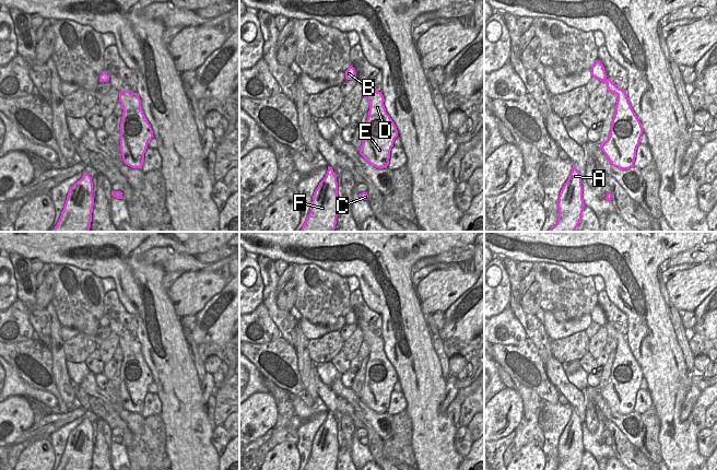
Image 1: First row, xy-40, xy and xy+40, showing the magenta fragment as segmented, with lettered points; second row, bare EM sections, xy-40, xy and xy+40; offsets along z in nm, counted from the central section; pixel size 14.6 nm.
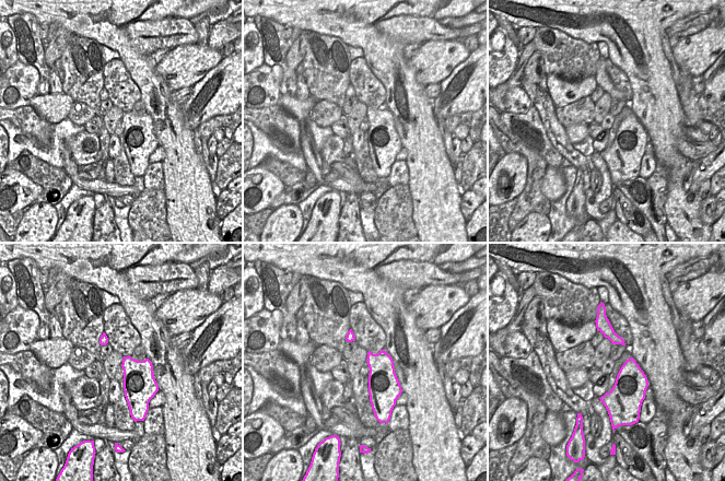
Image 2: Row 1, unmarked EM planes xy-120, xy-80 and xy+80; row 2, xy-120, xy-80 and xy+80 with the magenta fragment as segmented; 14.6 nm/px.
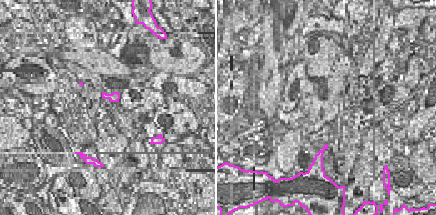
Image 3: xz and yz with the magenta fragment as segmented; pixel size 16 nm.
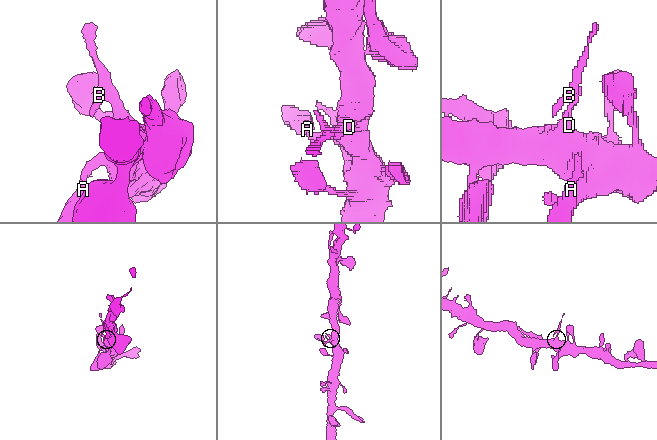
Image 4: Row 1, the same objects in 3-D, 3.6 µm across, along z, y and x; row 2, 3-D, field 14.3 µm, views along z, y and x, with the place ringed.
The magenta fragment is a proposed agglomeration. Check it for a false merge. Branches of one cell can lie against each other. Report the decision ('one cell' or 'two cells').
two cells

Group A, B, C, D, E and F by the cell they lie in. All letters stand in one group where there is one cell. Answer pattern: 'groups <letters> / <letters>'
groups A C D E F / B

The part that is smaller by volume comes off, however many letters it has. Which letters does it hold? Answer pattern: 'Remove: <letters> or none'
Remove: B

